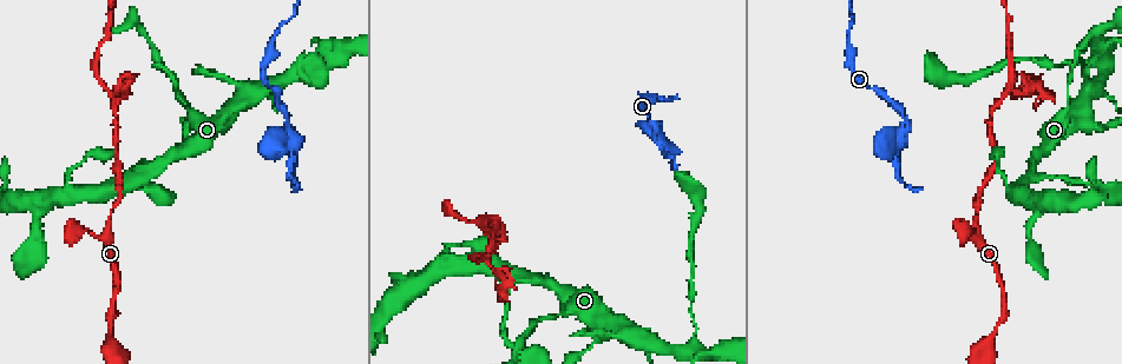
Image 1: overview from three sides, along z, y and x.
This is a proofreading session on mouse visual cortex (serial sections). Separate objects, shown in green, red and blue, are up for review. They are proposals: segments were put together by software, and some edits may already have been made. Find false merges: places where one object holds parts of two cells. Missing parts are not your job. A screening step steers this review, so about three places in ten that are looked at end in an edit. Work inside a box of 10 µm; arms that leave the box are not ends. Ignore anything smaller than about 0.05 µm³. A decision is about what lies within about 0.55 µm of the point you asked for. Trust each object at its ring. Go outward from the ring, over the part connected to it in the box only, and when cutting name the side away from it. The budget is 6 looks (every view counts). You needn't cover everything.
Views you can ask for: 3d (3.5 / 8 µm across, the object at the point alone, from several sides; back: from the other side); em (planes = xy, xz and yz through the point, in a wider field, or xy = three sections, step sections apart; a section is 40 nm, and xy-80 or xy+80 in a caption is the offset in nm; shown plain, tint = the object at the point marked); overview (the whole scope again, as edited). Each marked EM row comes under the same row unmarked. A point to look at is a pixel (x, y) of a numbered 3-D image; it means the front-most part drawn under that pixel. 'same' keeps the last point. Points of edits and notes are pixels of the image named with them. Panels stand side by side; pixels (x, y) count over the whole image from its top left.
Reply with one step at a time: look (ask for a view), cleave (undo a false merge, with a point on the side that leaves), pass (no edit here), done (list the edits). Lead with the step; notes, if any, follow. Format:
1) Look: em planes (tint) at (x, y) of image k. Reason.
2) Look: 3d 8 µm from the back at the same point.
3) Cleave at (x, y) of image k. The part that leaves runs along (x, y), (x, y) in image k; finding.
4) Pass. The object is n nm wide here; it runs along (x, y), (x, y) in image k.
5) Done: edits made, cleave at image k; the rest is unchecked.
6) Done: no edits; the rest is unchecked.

Look: 3d 3.5 µm at (1032, 174) of image 1. Small branch off a trunk.

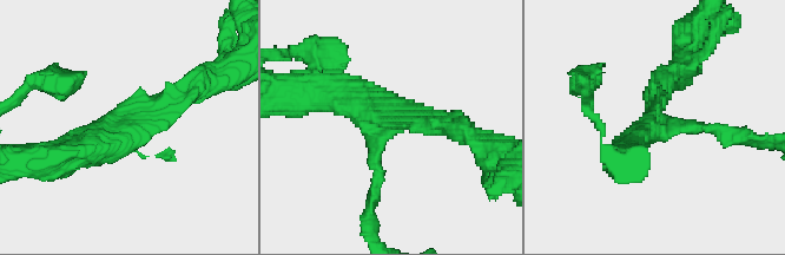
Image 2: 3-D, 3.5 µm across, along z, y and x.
Look: em planes (tint) at (648, 124) of image 2. 3 arms meet here; the arms are 150, 250, 400 nm wide; now the EM.

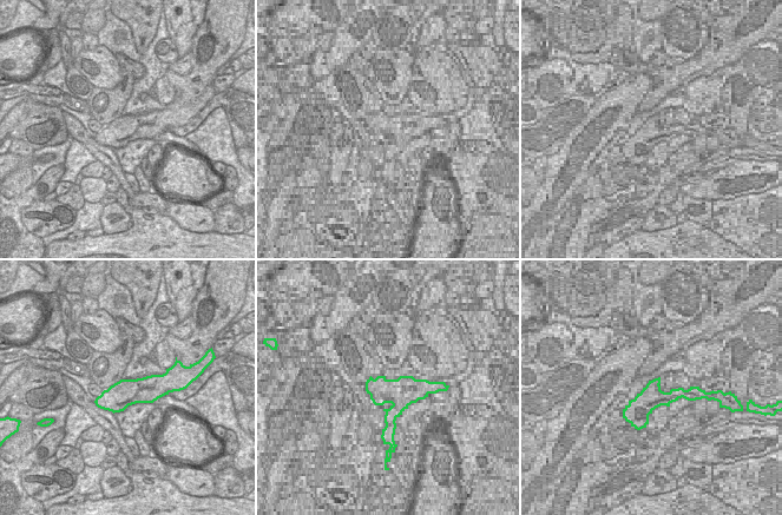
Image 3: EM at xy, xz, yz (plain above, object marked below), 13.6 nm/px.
Pass. It runs along (192, 89), (59, 157) in image 2; one cell here.

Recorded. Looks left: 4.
Look: 3d 8 µm from the back at (1088, 126) of image 1. Abrupt turn.

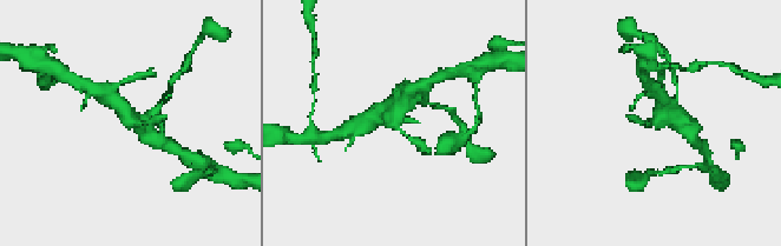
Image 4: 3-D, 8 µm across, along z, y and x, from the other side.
Look: em xy step 5 (tint) at the same point.

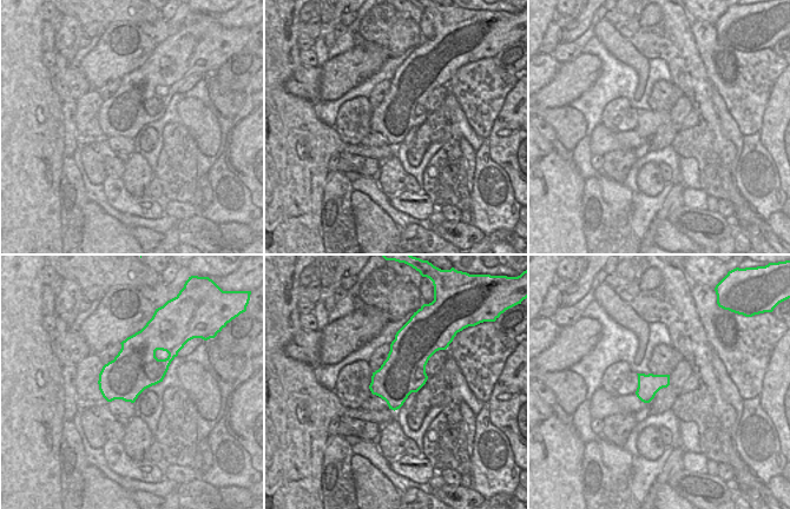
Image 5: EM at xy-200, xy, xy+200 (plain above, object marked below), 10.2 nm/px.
Pass. The arms are 200, 350, 450, 450 nm wide; it runs along (406, 94), (395, 126), (419, 144) in image 4; one cell here.

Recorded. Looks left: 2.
Look: 3d 3.5 µm from the back at (1006, 91) of image 1. Three arms meet.

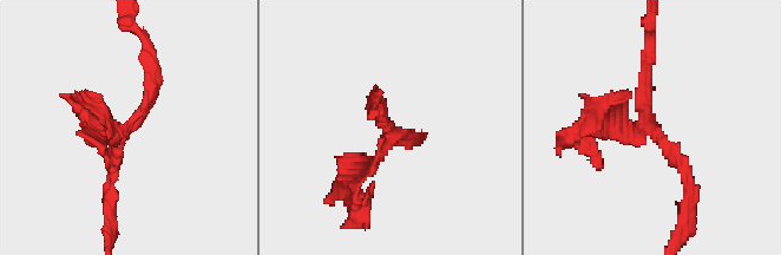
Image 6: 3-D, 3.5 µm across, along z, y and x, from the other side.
Look: em planes (tint) at (389, 130) of image 6. 3 arms meet here; the arms are 150, 150, 200 nm wide; need the tissue.

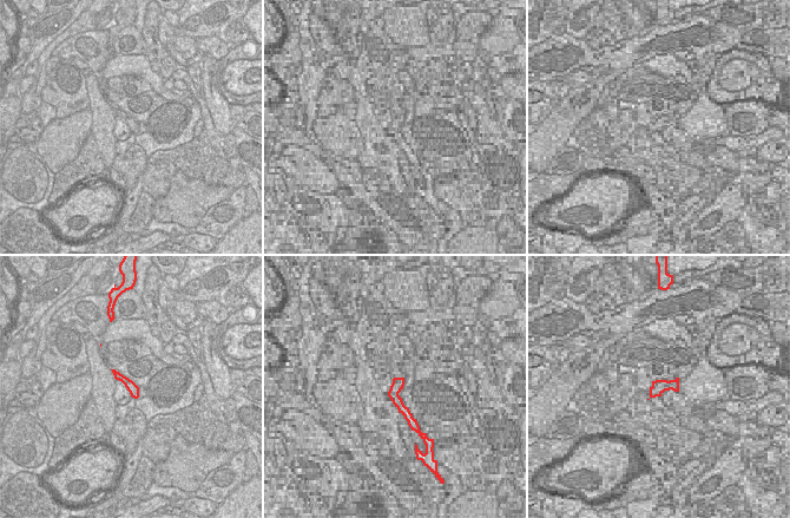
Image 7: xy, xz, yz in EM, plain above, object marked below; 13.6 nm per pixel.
Cleave at (97, 97) of image 6. The part that leaves runs along (125, 132), (90, 122), (100, 146) in image 6; a second cell is stuck on.

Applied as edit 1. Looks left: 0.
Done: edits made, cleave at image 6; the rest is unchecked.

